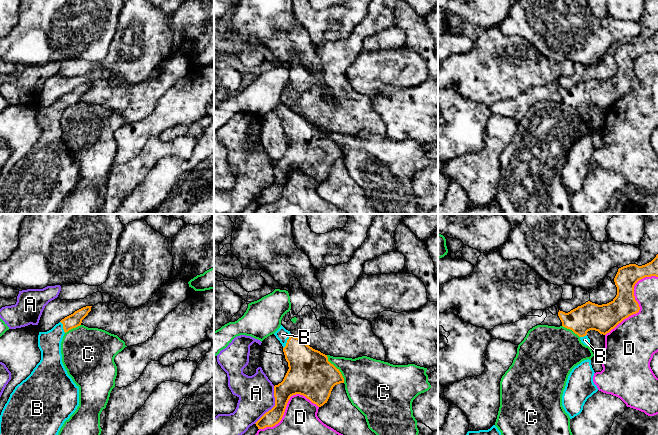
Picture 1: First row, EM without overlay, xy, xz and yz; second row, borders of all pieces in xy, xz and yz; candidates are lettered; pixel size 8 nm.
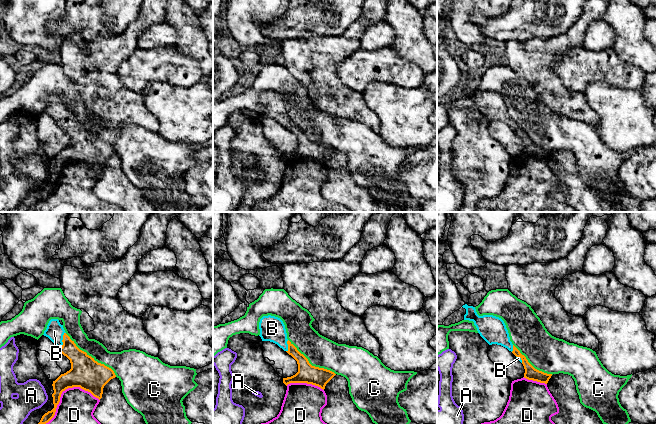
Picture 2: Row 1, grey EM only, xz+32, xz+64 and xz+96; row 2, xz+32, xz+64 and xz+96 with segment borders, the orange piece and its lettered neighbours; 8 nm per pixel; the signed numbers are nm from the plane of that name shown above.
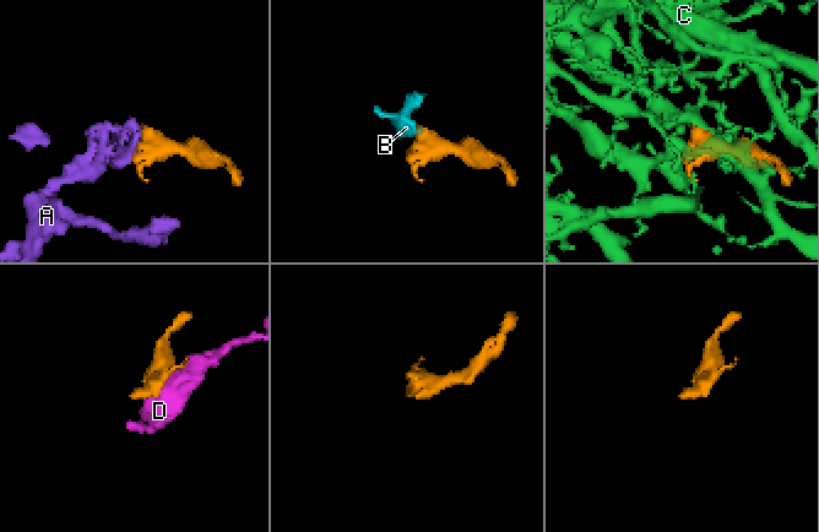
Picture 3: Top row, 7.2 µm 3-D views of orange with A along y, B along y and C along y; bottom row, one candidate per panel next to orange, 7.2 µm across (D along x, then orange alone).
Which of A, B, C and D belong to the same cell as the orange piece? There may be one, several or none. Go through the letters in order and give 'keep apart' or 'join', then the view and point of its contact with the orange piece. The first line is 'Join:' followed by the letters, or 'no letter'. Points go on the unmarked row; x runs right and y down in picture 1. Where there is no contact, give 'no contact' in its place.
Join: B
A: keep apart; meets orange in xz at (274, 182)
B: join; meets orange in xz at (287, 117)
C: keep apart; meets orange in xz at (337, 145)
D: keep apart; meets orange in yz at (637, 79)

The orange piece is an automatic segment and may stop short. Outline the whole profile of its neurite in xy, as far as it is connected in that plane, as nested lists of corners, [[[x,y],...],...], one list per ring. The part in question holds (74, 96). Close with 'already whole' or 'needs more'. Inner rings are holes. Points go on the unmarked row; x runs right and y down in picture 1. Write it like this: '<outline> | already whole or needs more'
[[[83,83],[62,95],[51,106],[39,108],[41,136],[10,170],[0,191],[0,214],[55,214],[64,198],[76,187],[79,182],[79,163],[62,139],[61,118],[66,108],[81,101],[91,83]]] | needs more

